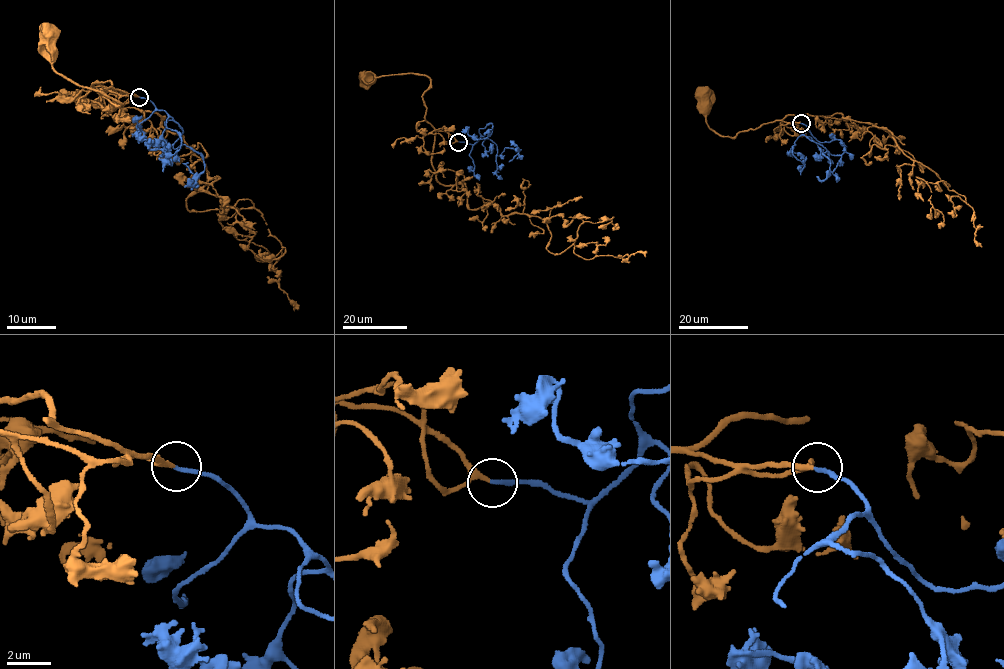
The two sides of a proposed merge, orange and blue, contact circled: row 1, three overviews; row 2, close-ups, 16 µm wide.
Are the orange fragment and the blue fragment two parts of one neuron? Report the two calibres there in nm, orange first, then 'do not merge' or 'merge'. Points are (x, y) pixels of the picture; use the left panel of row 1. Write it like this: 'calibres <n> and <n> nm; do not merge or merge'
calibres 180 and 190 nm; merge

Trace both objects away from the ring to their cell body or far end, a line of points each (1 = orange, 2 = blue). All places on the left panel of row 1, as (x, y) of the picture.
1: (139, 97), (102, 87), (118, 106), (61, 75), (48, 35)
2: (139, 97), (173, 117), (183, 132), (172, 146), (199, 154), (204, 171), (191, 185), (188, 178)

